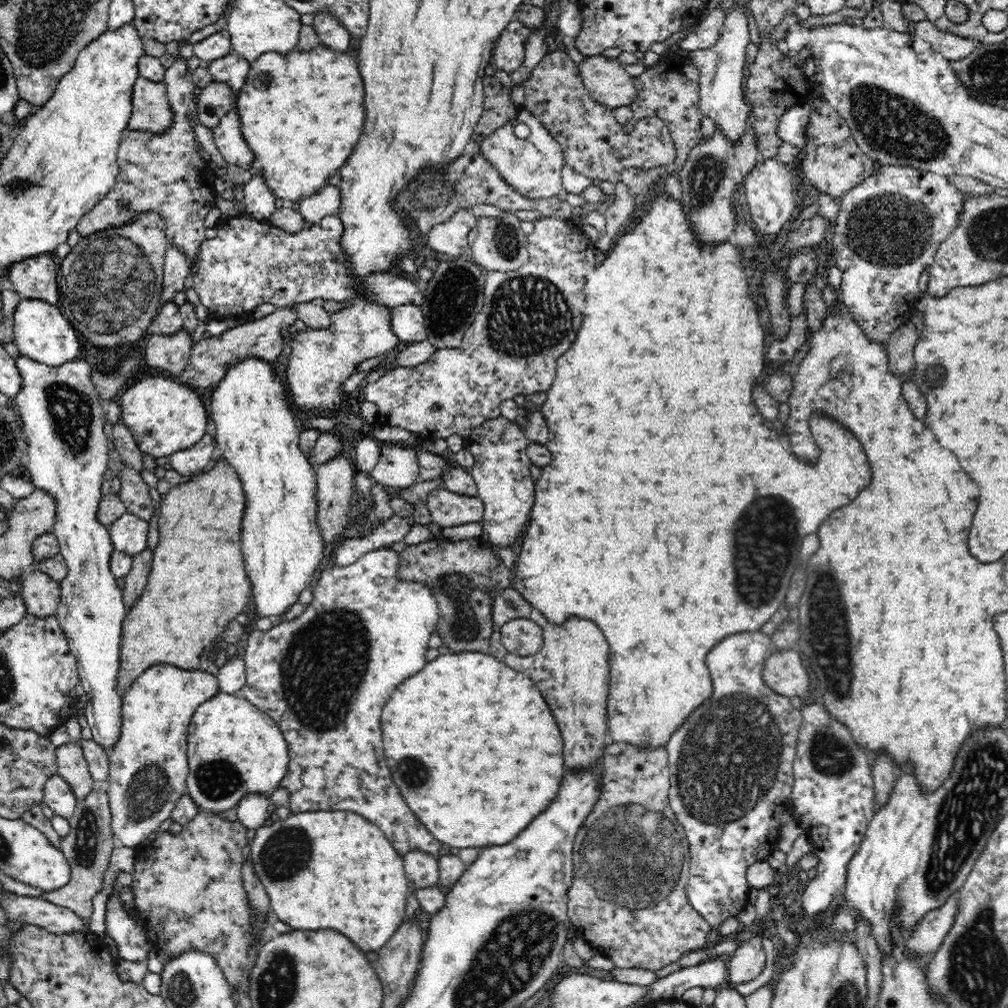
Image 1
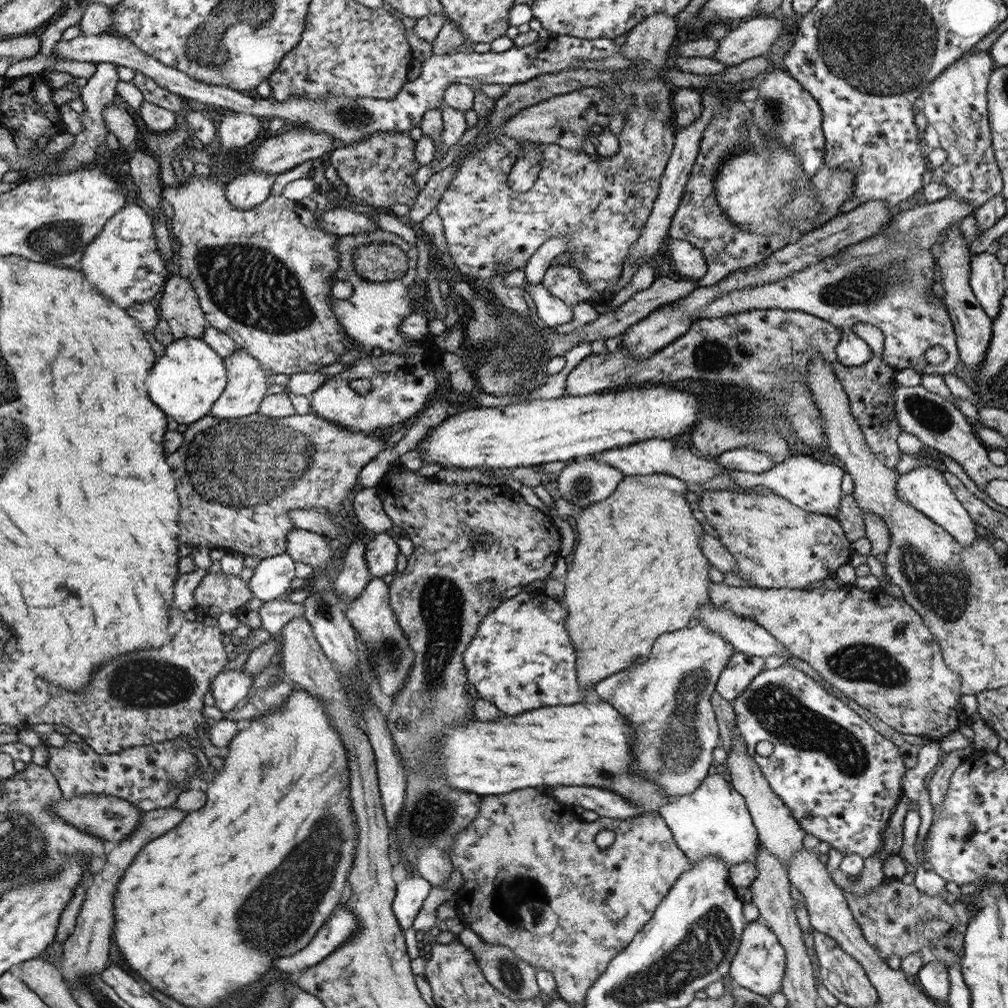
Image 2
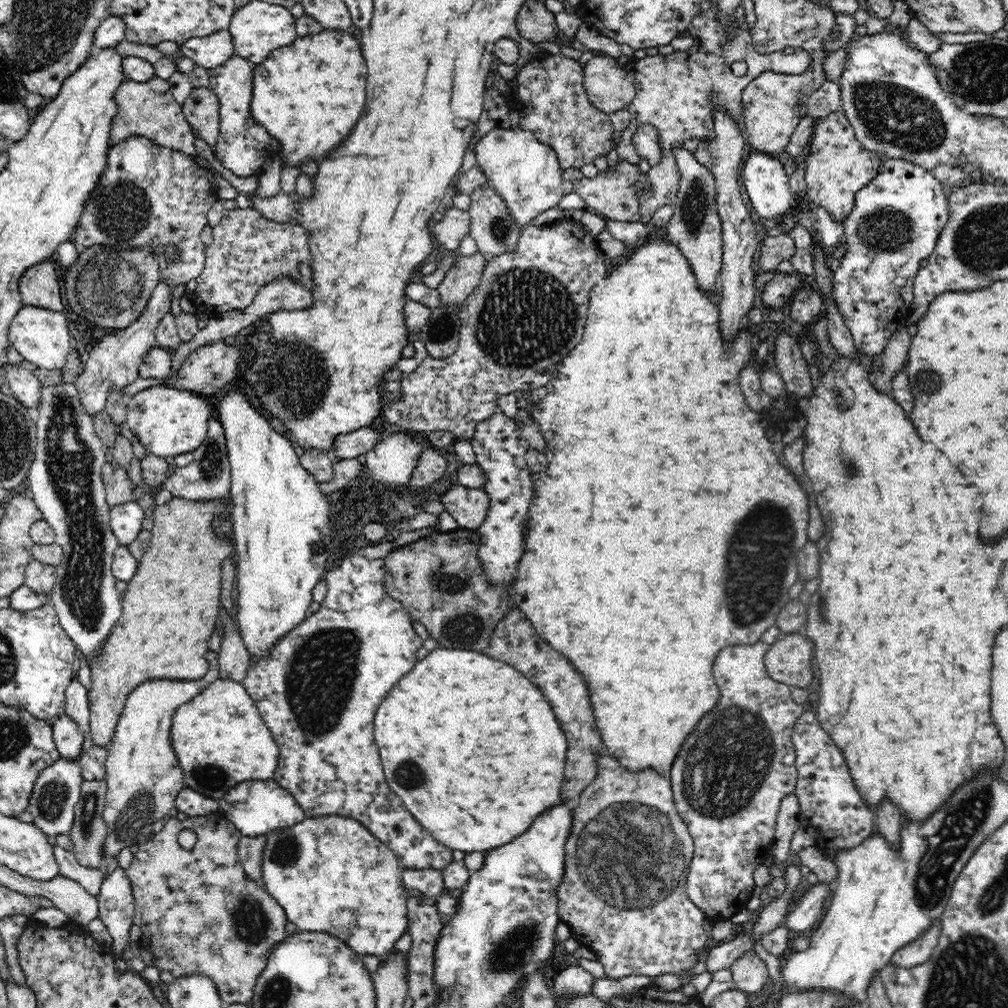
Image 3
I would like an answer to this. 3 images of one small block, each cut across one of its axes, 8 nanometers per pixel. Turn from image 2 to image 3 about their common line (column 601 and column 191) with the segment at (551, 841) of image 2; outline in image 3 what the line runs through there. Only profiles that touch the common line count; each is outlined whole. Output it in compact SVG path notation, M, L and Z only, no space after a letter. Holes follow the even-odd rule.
M212 811L212 814L208 813L204 815L204 818L200 818L200 816L188 817L182 821L176 819L176 817L170 817L160 832L154 832L148 842L139 846L140 850L133 855L129 868L125 870L130 883L132 883L132 892L134 893L135 911L133 924L139 926L142 932L138 944L145 949L150 949L150 952L154 955L153 962L159 970L170 972L175 978L190 976L190 974L203 974L207 976L216 985L218 996L226 1005L249 1004L251 1002L258 976L266 968L268 956L270 956L270 952L272 952L274 946L287 936L286 923L289 922L284 909L266 891L264 884L260 885L260 883L256 883L254 879L250 879L246 875L246 871L243 869L237 855L238 842L241 835L241 832L226 817L222 818L222 816L214 814L214 811ZM181 830L192 830L196 834L198 841L192 850L184 850L178 843L178 833Z

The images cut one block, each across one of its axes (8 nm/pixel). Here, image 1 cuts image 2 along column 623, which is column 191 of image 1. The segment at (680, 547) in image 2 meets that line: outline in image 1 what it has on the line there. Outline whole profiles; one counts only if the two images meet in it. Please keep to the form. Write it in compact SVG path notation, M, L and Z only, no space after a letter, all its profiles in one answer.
M225 459L218 460L218 462L210 465L210 468L202 472L192 475L188 482L180 482L180 484L173 485L166 496L160 500L159 504L160 515L158 518L159 541L153 553L153 563L150 569L149 577L147 578L146 586L142 594L137 598L133 607L129 608L122 627L120 660L117 676L117 688L128 688L145 670L154 664L169 664L170 666L177 666L182 670L199 670L200 668L200 654L204 649L208 650L212 647L212 640L218 637L224 630L226 630L228 623L236 618L240 612L248 612L252 608L253 600L251 600L251 582L244 570L244 557L241 549L241 526L242 518L244 518L245 510L245 494L242 488L242 483L236 474L236 471L231 468L229 462Z

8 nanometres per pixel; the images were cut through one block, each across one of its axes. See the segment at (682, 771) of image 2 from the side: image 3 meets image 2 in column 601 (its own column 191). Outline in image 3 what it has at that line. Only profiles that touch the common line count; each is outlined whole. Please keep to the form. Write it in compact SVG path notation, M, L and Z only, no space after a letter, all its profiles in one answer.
M210 668L206 676L188 682L165 678L146 680L128 694L105 760L107 795L102 817L107 824L103 855L106 860L118 856L126 847L148 842L154 833L154 822L162 820L175 807L176 797L185 784L170 741L172 720L181 704L190 702L216 679L218 668Z

